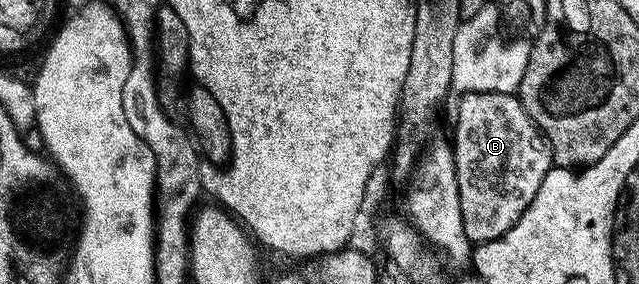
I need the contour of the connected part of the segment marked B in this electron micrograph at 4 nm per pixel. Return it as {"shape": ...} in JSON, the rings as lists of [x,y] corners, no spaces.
{"shape":[[[478,92],[465,94],[456,106],[456,142],[452,146],[458,172],[458,200],[462,204],[462,224],[469,243],[479,244],[501,238],[530,208],[530,200],[542,188],[546,172],[552,169],[552,147],[532,121],[516,94]]]}

